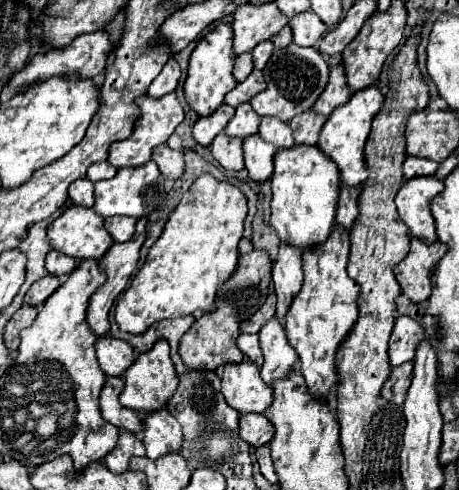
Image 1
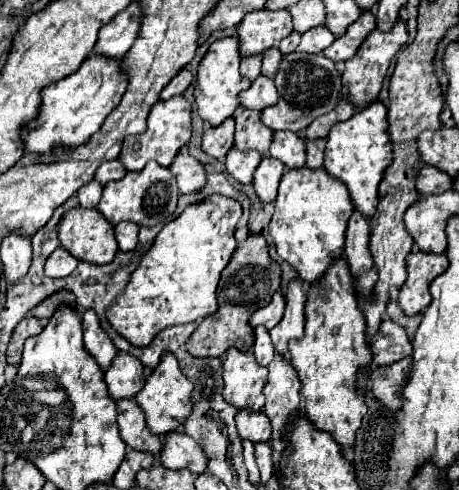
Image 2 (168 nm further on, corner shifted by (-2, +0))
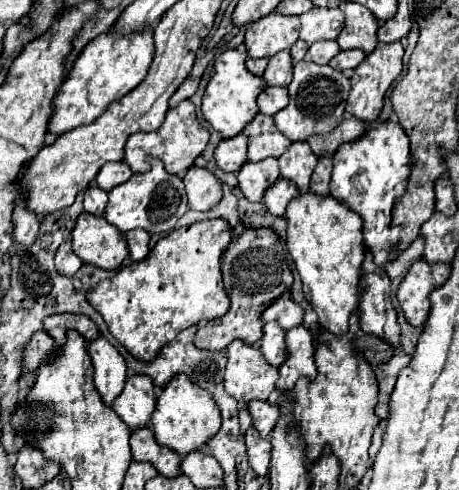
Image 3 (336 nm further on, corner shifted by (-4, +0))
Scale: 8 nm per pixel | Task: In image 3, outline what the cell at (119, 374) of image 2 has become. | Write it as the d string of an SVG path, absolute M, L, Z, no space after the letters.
M130 376L122 394L114 400L114 412L126 422L130 434L142 426L150 426L150 418L156 406L154 384L148 376Z

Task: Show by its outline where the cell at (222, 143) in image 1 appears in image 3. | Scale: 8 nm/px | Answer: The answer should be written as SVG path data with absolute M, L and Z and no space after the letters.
M266 158L262 162L246 162L246 166L242 166L242 170L238 172L240 190L250 202L262 202L264 192L278 178L280 170L276 158Z

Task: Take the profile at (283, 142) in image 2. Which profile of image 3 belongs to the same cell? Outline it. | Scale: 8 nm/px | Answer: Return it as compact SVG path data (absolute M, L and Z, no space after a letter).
M294 142L280 158L282 178L294 182L300 192L308 192L310 176L318 162L318 156L310 150L308 142Z

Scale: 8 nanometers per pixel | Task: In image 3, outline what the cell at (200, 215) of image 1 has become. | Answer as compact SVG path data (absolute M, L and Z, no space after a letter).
M202 220L178 228L156 242L152 254L140 262L124 264L114 278L106 278L88 290L86 300L108 324L110 334L142 362L152 362L162 346L180 330L200 320L214 320L228 312L230 300L222 286L222 252L232 234L226 220Z

